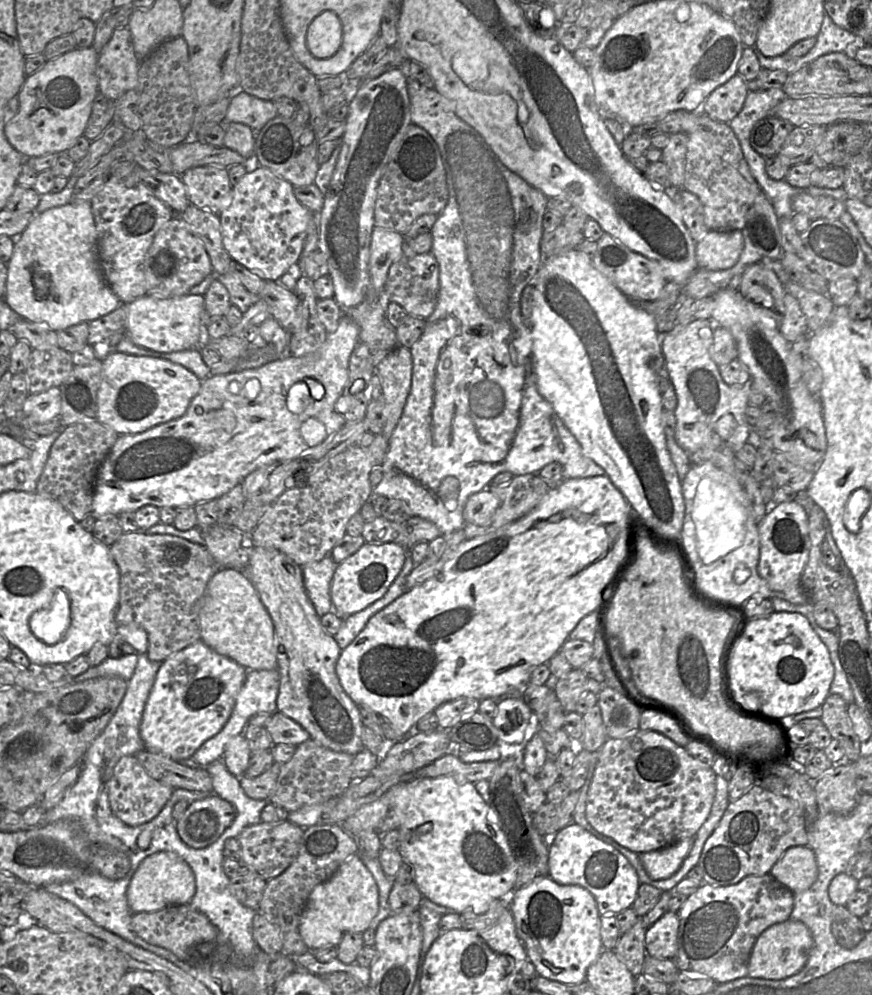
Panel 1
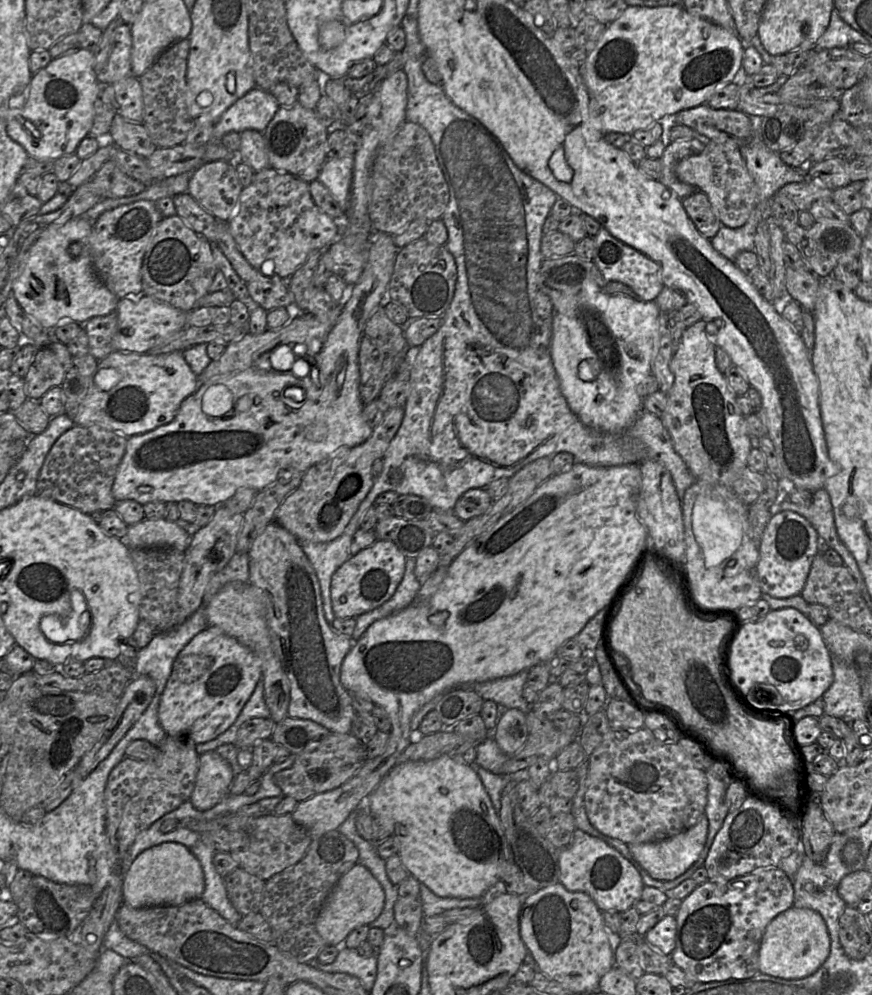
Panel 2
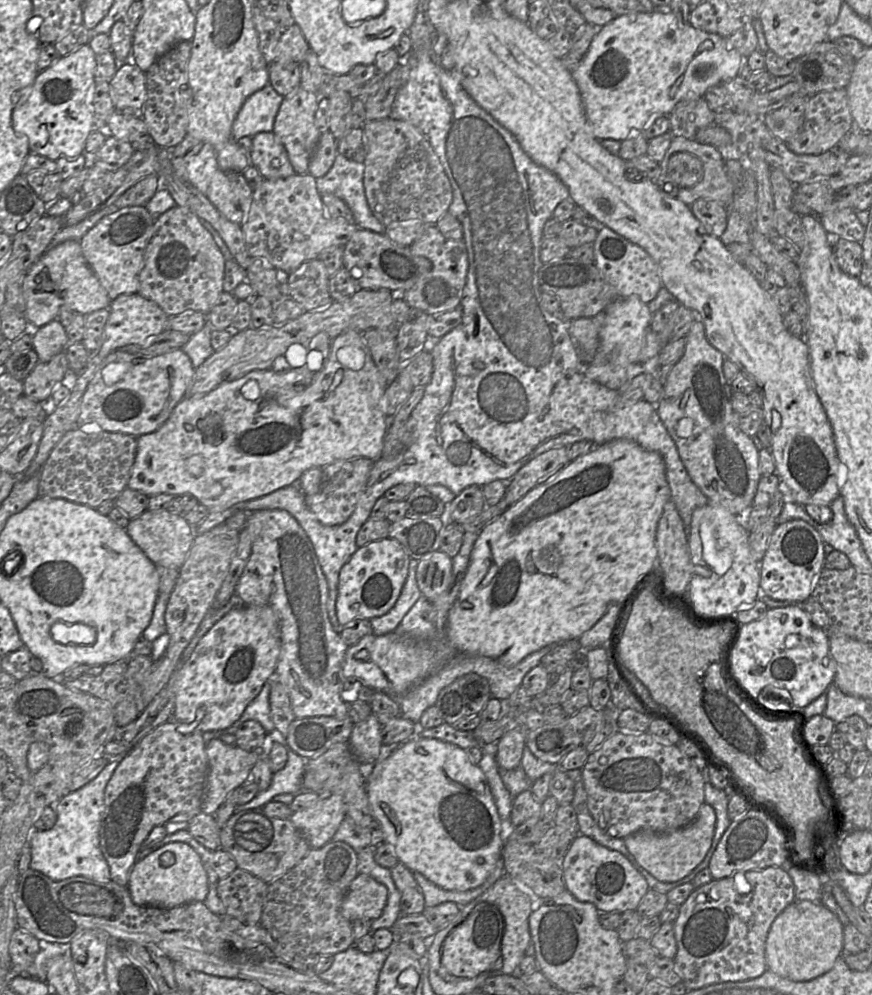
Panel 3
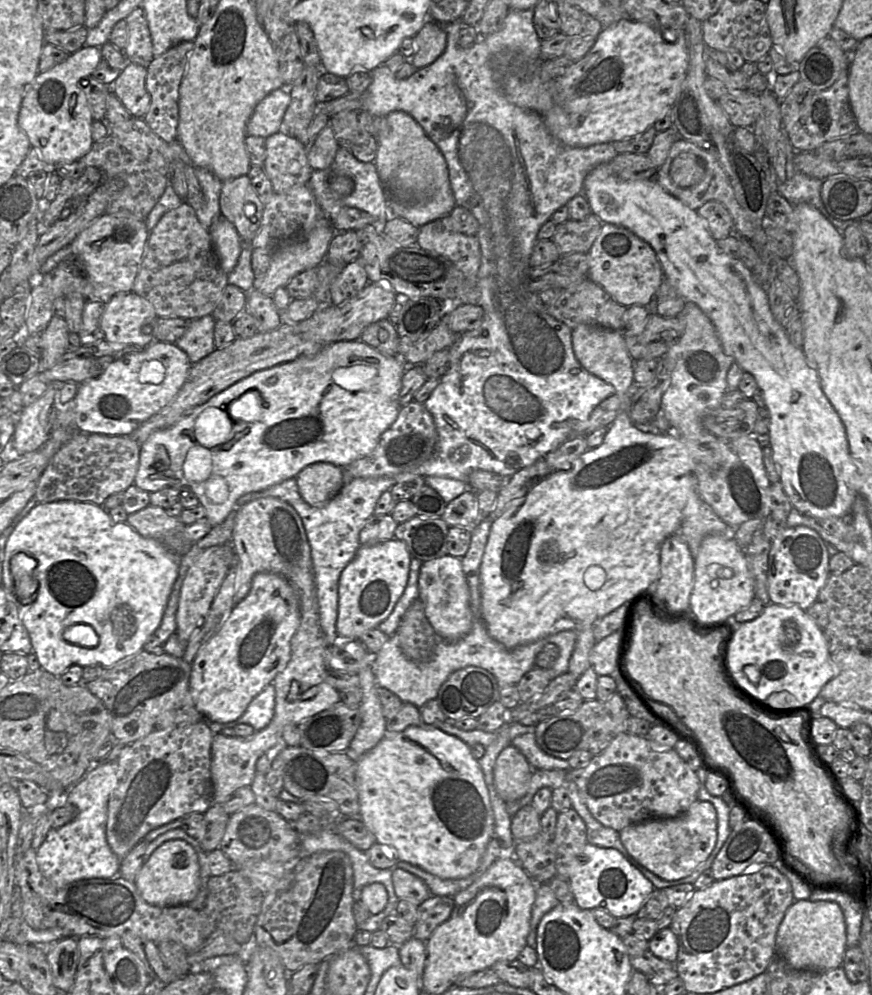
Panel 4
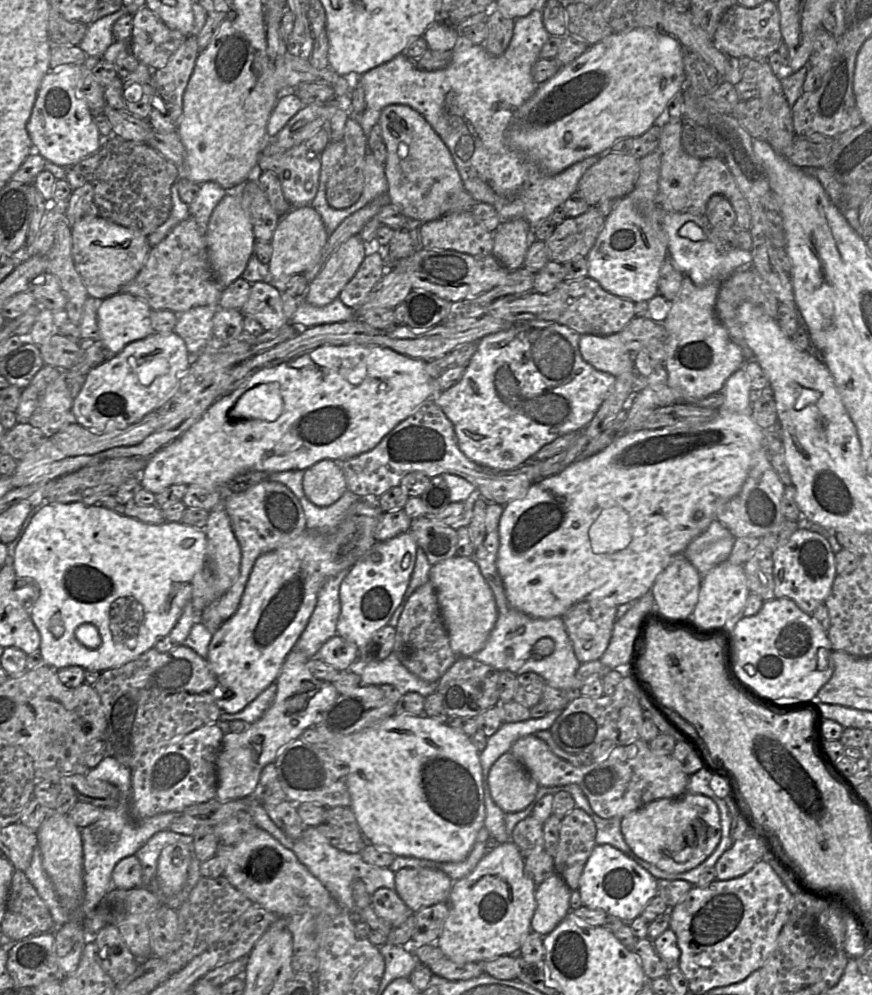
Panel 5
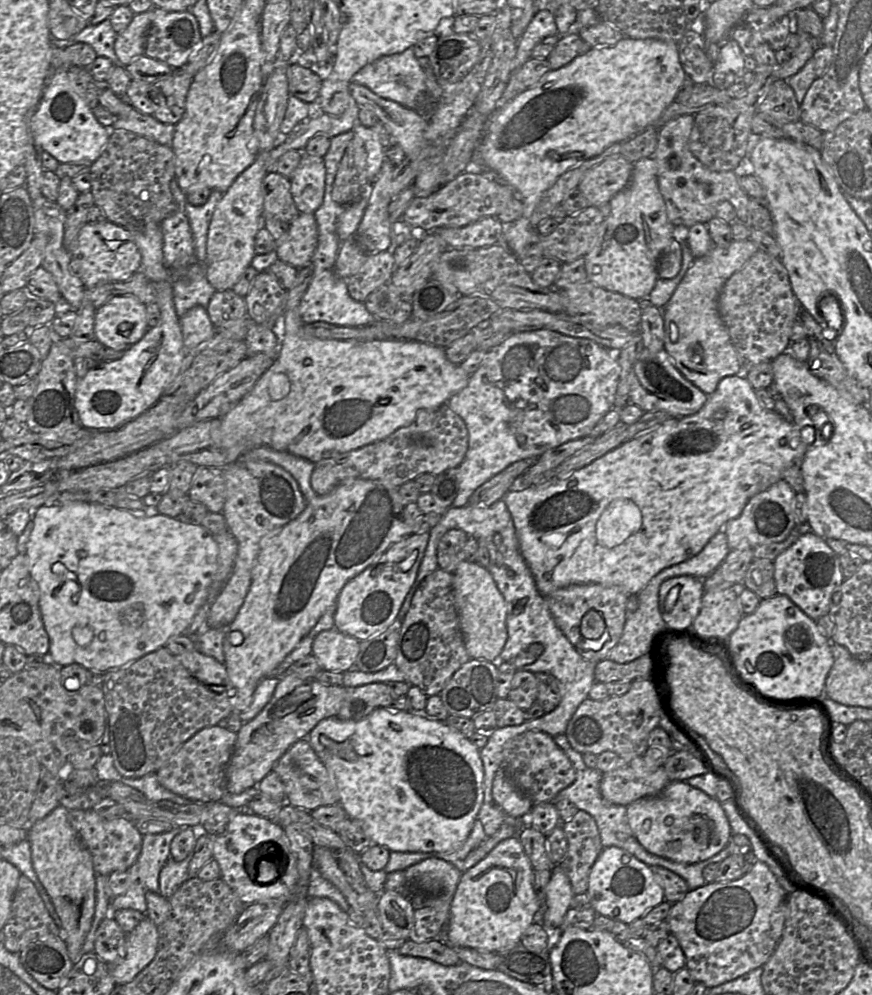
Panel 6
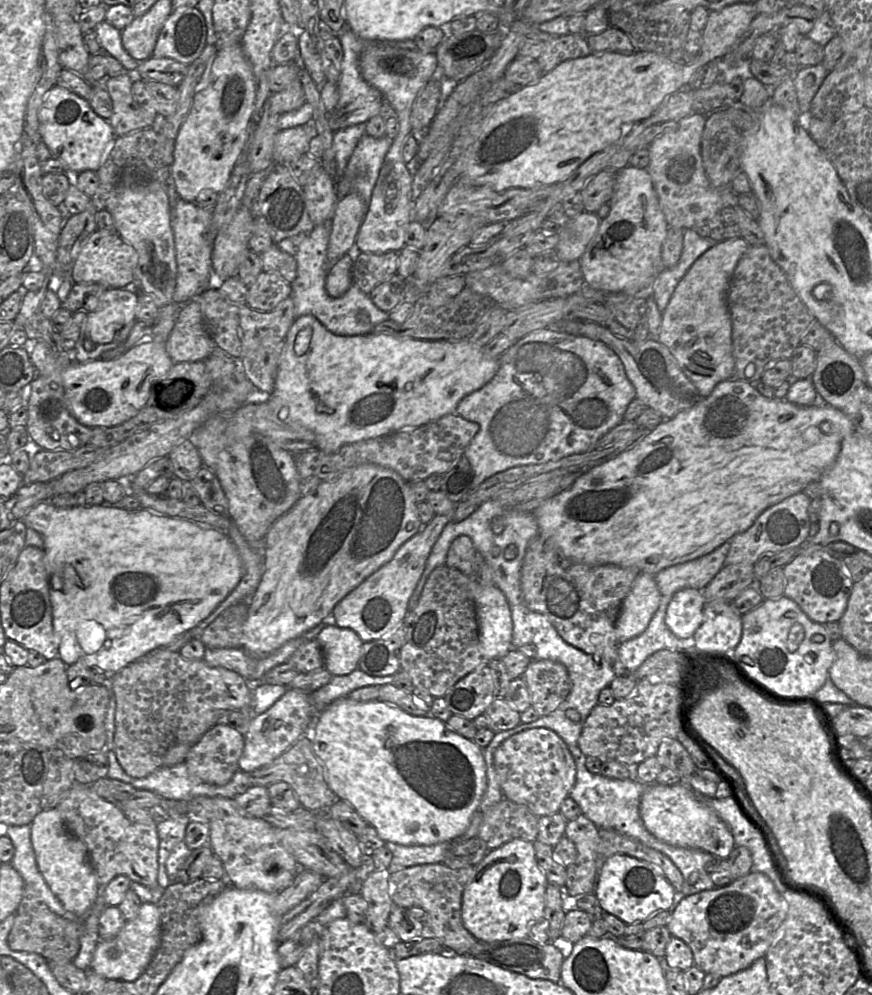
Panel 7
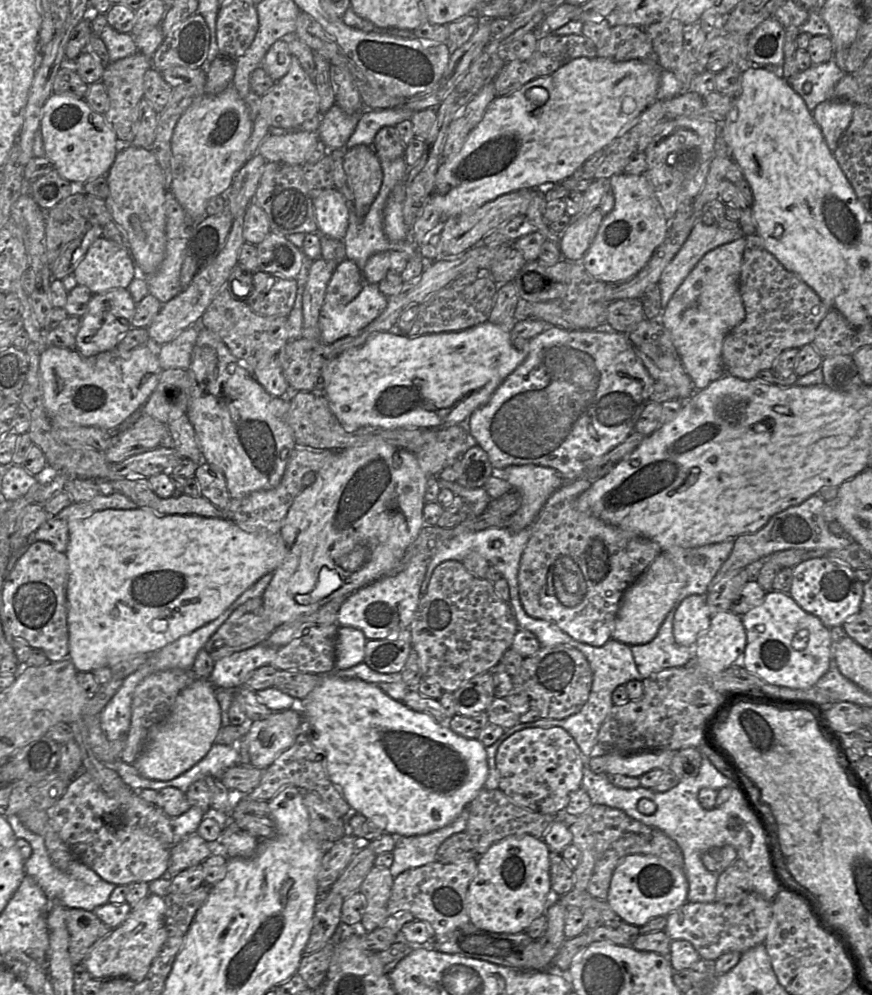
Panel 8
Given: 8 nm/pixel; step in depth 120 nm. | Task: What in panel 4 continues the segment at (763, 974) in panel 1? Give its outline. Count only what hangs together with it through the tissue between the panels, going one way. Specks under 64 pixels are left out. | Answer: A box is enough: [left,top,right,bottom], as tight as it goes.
[776,900,847,972]

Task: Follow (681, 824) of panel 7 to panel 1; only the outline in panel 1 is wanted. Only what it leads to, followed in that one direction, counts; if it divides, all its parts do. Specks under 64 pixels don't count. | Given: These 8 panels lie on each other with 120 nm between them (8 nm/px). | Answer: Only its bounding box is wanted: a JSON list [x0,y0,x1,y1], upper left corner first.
[639,838,693,880]

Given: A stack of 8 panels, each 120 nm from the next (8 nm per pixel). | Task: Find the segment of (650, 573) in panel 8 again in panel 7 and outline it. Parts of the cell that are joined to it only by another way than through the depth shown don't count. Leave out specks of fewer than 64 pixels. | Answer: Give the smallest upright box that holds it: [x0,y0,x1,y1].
[616,572,660,642]

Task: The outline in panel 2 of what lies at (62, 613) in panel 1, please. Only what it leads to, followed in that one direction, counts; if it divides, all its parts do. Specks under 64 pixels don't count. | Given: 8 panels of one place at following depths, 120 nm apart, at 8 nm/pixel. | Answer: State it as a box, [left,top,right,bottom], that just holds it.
[40,600,90,643]

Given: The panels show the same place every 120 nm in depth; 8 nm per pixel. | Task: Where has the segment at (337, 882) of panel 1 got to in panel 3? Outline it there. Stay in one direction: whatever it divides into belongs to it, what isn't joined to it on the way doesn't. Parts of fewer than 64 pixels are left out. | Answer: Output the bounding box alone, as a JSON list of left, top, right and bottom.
[341,873,388,922]

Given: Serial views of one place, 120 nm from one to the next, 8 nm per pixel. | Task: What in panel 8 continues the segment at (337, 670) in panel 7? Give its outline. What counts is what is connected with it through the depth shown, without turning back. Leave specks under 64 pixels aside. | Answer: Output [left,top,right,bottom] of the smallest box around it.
[335,626,367,670]

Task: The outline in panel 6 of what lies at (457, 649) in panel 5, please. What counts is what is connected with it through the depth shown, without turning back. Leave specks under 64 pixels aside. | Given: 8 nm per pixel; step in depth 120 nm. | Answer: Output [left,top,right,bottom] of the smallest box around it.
[453,561,508,663]

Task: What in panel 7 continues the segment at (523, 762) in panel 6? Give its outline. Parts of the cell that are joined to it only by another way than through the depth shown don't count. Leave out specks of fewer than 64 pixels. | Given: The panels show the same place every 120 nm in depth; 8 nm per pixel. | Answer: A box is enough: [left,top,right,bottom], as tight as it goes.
[494,728,576,817]

